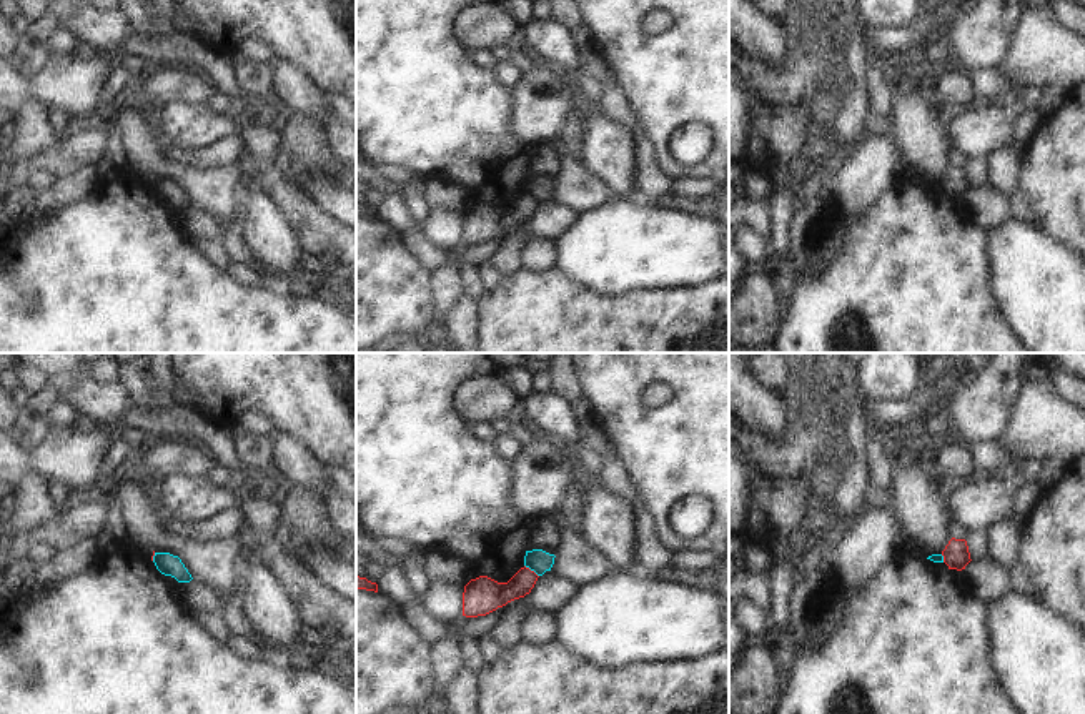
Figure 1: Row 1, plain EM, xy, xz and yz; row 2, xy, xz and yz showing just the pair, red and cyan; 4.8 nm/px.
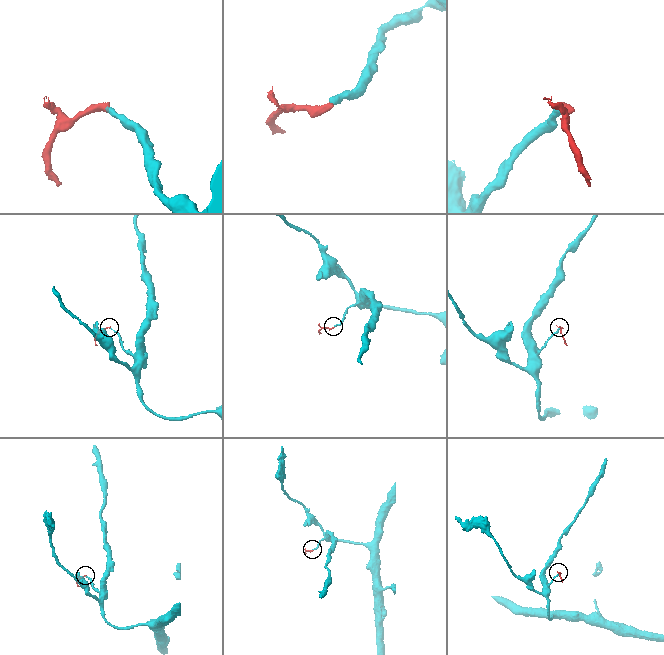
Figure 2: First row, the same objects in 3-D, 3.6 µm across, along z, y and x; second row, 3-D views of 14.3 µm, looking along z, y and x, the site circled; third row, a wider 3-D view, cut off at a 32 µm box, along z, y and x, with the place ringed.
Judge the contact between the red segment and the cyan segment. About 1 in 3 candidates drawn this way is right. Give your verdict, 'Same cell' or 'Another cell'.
Another cell.

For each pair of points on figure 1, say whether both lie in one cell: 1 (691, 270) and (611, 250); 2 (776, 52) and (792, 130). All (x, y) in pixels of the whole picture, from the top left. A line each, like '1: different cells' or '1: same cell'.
1: same cell
2: different cells

